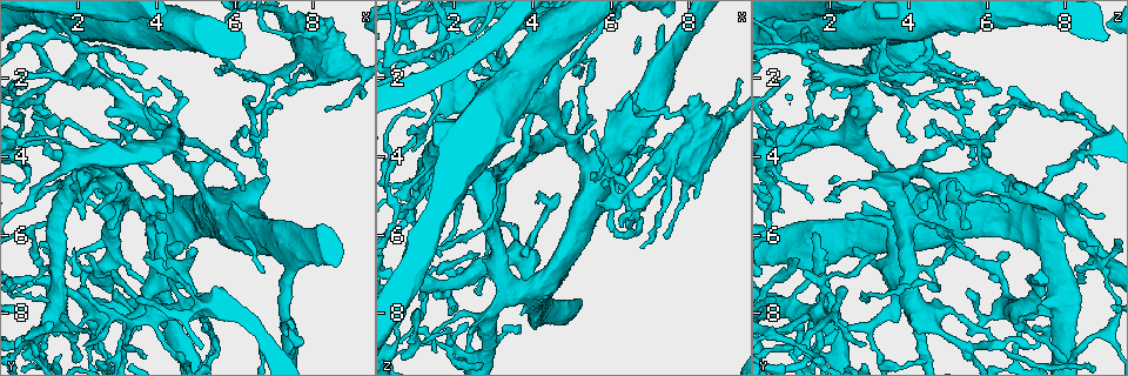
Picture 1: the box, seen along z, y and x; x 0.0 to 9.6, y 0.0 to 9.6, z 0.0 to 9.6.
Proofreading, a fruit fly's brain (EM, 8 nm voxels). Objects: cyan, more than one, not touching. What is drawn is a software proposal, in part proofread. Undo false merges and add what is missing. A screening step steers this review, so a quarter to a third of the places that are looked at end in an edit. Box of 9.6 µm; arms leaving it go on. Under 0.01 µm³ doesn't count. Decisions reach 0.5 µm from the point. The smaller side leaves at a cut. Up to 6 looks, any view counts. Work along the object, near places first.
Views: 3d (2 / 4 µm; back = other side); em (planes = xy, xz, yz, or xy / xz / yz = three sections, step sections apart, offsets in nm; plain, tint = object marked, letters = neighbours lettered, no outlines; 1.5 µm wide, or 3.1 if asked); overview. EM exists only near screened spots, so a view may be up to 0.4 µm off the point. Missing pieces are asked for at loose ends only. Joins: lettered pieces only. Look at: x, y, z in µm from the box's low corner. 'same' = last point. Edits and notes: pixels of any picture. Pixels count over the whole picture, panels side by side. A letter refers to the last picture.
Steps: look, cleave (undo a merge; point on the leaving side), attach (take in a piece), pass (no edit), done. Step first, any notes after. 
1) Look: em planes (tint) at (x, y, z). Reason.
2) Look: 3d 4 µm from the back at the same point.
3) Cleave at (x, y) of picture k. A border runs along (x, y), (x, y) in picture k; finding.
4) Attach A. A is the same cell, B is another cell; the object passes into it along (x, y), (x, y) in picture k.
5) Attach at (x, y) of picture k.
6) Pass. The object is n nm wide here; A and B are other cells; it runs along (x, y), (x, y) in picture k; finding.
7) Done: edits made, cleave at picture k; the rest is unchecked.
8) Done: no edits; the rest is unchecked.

Look: 3d 4 µm at (7.35, 2.25, 6.15).

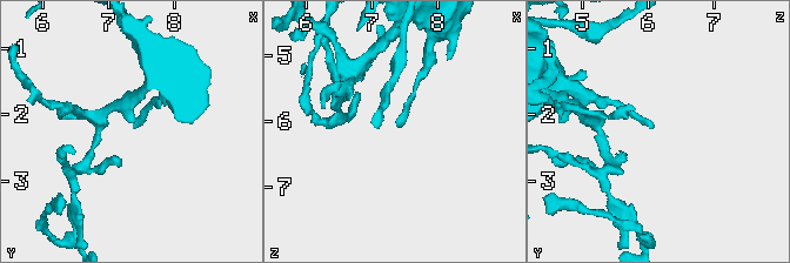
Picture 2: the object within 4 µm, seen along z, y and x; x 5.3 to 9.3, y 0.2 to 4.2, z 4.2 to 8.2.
Look: em xy step 4 (tint) at (7.35, 2.20, 6.05). Now the EM.

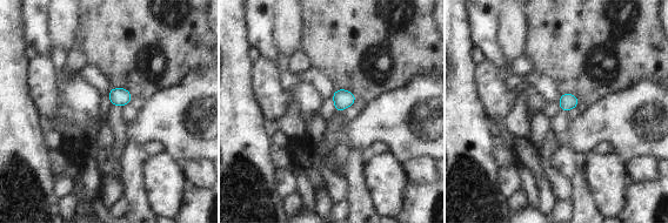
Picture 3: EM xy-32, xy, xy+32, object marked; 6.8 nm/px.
Look: em planes (letters) at the same point.

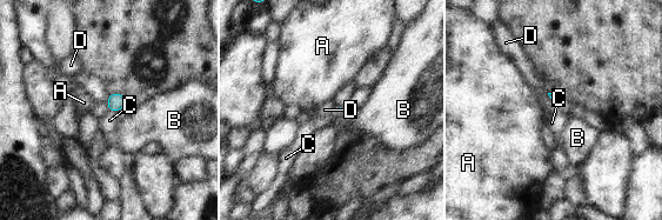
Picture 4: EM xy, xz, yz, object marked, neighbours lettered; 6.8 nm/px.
Attach C. C is the same cell, A, B and D are other cells; the object passes into it along (115, 101), (112, 111), (106, 124) in picture 4; it goes on there.

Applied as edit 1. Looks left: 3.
Look: em planes (letters) at (2.80, 3.15, 0.85). Free end.

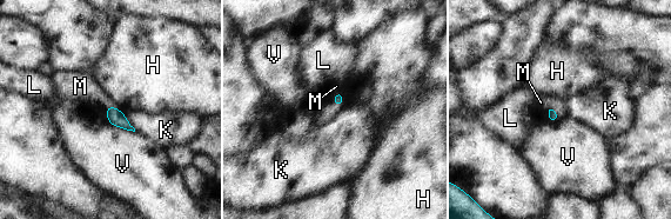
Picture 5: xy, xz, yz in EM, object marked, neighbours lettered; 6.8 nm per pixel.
Attach M. The longest contact is with V, 200 nm; M is the same cell, H, K, L and V are other cells; the cell continues.

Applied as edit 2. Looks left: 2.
Done: edits made, attach at picture 4, attach at picture 5; the rest is unchecked.

